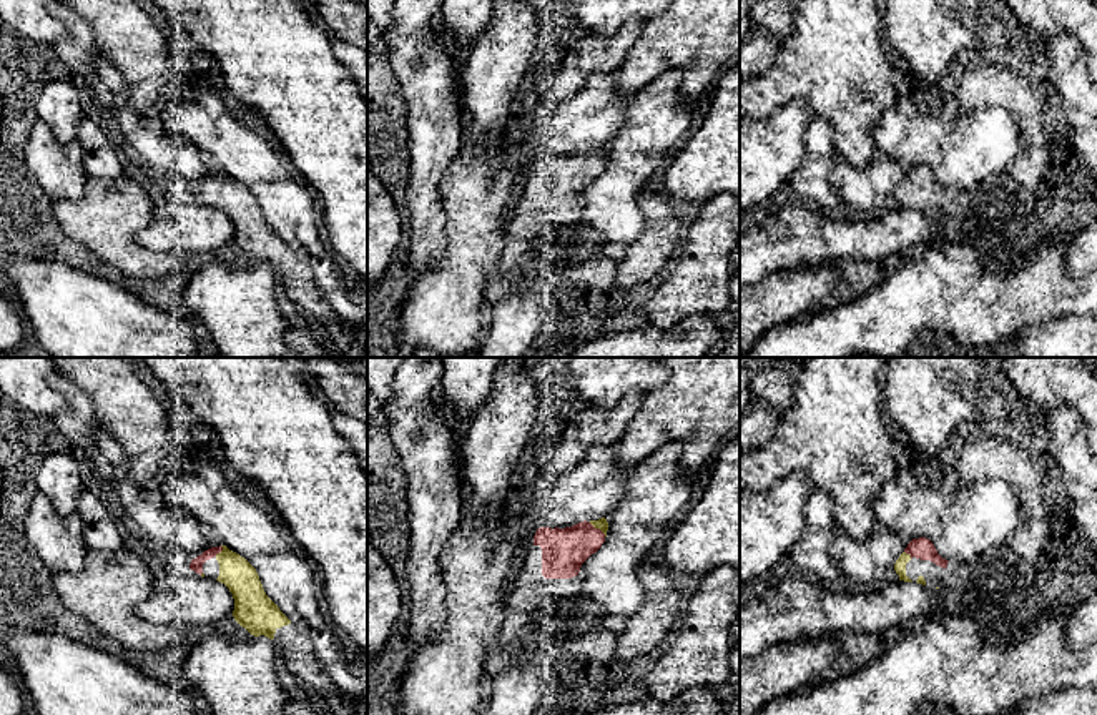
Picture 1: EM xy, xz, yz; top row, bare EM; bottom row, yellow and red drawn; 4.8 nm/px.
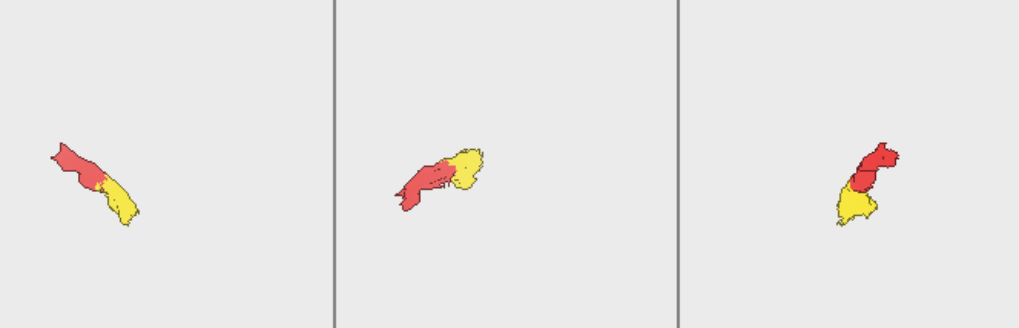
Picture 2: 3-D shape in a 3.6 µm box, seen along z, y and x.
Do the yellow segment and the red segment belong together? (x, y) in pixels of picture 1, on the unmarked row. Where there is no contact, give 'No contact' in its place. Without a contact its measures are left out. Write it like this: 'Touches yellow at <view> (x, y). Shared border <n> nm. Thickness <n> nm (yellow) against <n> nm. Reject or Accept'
Touches yellow at xz (597, 155). Shared border 110 nm. Thickness 60 nm (yellow) against 220 nm. Accept

